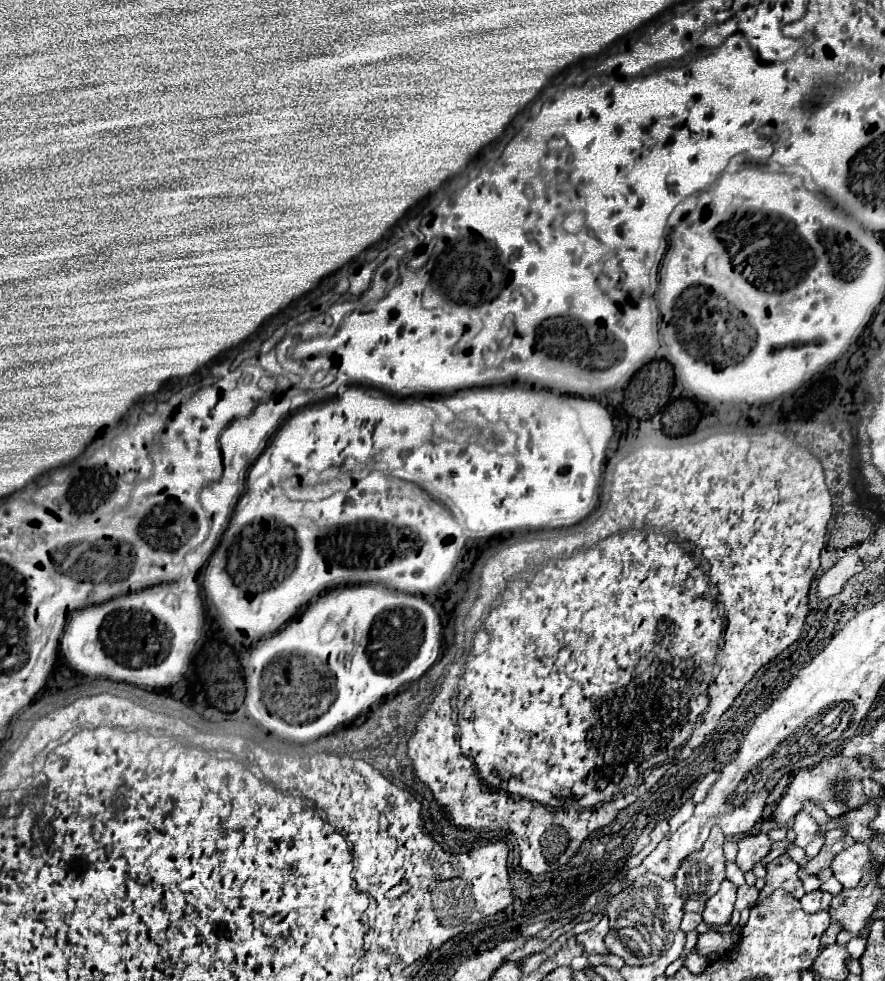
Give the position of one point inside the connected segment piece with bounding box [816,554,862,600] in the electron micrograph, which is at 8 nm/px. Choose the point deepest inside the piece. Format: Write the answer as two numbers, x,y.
831,583

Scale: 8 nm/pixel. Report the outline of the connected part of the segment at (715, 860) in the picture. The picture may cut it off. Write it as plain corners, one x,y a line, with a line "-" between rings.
712,828
702,850
692,852
688,860
682,860
674,884
686,898
684,912
702,912
704,902
718,892
720,880
724,880
724,834
720,828

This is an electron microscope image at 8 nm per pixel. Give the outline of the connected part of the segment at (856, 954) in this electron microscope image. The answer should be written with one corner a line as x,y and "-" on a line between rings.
854,936
848,944
846,944
846,950
848,950
848,954
852,956
852,958
860,958
862,956
862,952
864,952
864,946
866,946
866,938
864,936

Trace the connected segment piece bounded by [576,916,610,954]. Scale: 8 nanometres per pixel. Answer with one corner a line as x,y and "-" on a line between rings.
602,916
600,922
592,928
592,930
586,930
582,934
576,936
576,940
580,944
584,944
584,950
586,952
596,952
596,954
606,954
606,946
604,946
604,936
608,932
608,916

